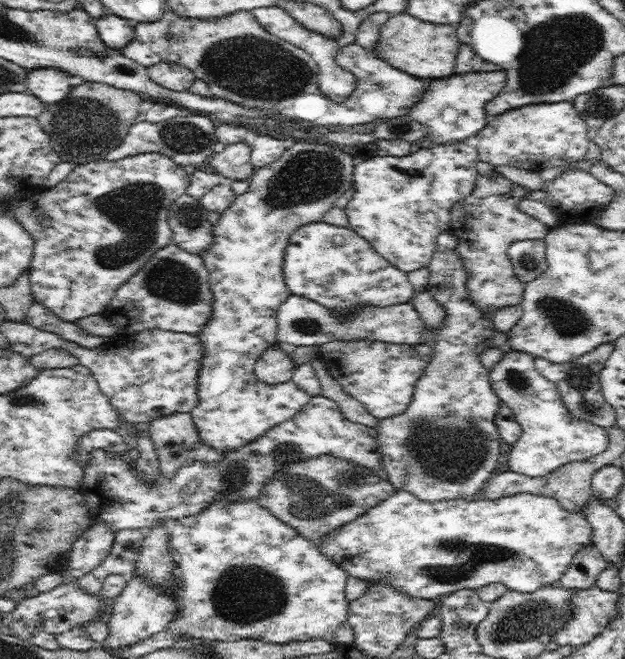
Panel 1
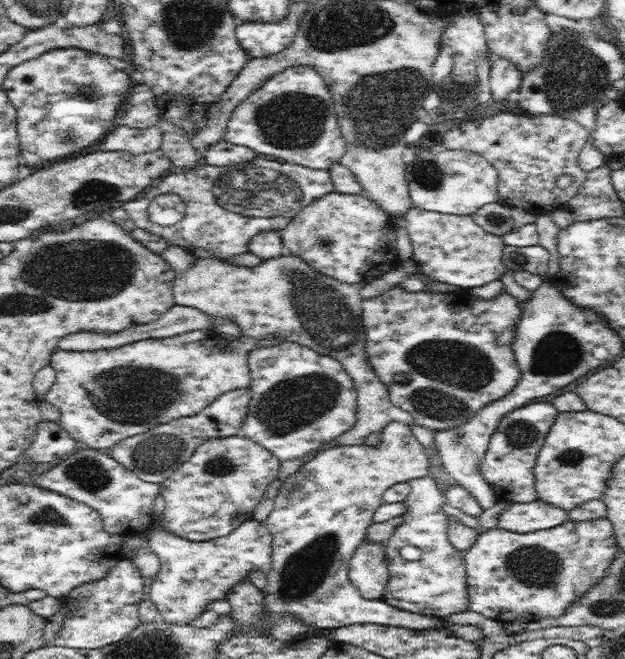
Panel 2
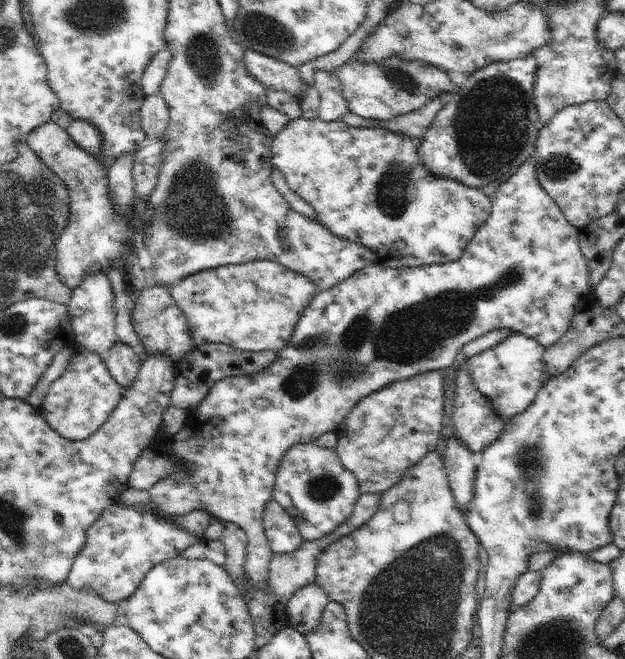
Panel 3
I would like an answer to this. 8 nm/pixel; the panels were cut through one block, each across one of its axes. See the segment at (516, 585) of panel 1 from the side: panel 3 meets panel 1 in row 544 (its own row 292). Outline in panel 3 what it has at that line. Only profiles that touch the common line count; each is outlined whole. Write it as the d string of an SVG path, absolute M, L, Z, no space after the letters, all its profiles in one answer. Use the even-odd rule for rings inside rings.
M535 152L530 158L518 167L515 175L508 181L496 188L491 198L492 210L488 220L476 231L468 246L464 249L462 256L451 263L441 265L430 265L413 269L396 268L392 264L370 264L364 270L355 272L346 280L327 291L317 293L309 305L304 309L303 315L296 323L291 339L286 346L281 348L276 354L276 360L259 373L251 375L232 375L219 380L204 397L204 400L192 410L187 411L183 427L172 437L171 456L175 460L183 461L185 467L183 471L178 471L175 475L168 475L167 479L160 479L149 490L151 500L154 505L164 509L171 515L185 515L189 512L204 511L211 517L220 519L225 523L237 524L247 534L247 553L245 556L245 572L251 581L252 587L260 588L267 592L269 575L269 564L273 550L266 540L262 515L268 501L272 499L275 476L284 455L293 445L314 443L323 434L336 432L337 428L344 422L349 412L364 397L377 393L385 386L393 382L405 381L409 378L432 371L446 370L456 355L468 344L480 338L487 332L506 329L516 331L539 342L544 348L551 347L567 330L574 316L580 298L590 297L589 292L589 272L587 262L579 245L579 229L573 227L566 219L560 207L552 200L551 196L540 186L535 169Z

